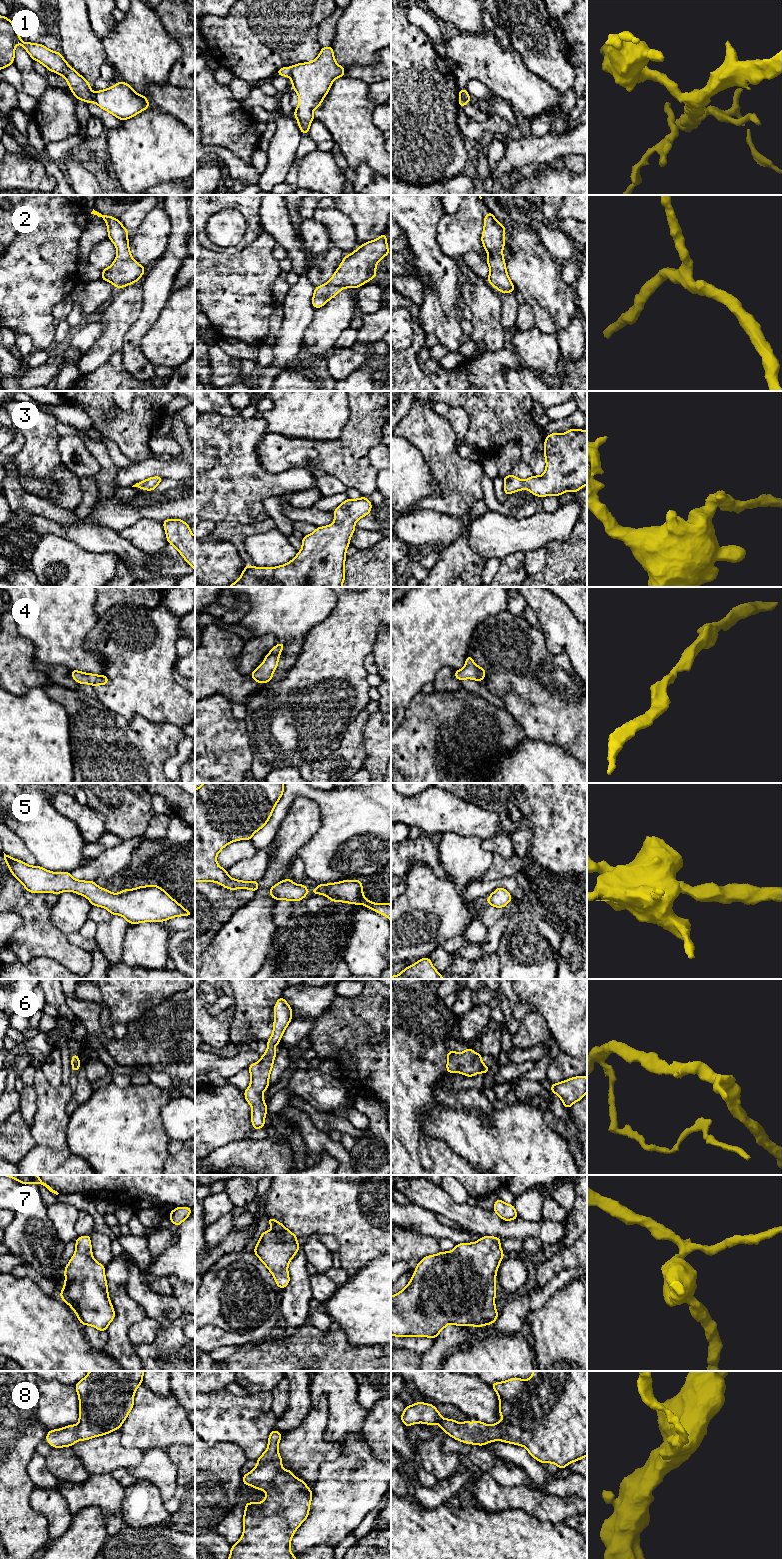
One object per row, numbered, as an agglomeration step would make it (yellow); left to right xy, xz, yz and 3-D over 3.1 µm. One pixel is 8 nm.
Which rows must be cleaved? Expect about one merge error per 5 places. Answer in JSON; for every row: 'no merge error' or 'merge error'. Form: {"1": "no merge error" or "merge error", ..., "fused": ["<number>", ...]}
{"1": "merge error", "2": "no merge error", "3": "no merge error", "4": "no merge error", "5": "no merge error", "6": "no merge error", "7": "no merge error", "8": "no merge error", "fused": ["1"]}

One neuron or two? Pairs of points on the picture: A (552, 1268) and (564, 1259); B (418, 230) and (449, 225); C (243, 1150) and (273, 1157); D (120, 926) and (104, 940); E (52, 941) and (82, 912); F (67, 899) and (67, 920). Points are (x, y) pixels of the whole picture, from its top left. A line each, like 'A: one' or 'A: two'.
A: one
B: two
C: one
D: one
E: two
F: one

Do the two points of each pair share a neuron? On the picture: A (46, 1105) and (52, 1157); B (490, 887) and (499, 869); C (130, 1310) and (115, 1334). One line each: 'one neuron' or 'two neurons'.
A: one neuron
B: two neurons
C: one neuron

